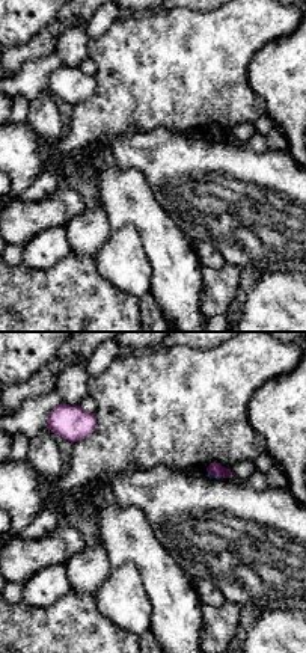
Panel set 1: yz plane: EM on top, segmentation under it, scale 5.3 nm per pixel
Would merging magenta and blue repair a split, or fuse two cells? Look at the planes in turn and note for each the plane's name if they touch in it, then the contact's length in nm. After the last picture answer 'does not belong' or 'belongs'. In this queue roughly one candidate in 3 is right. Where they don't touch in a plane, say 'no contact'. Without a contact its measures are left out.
yz | 80 nm

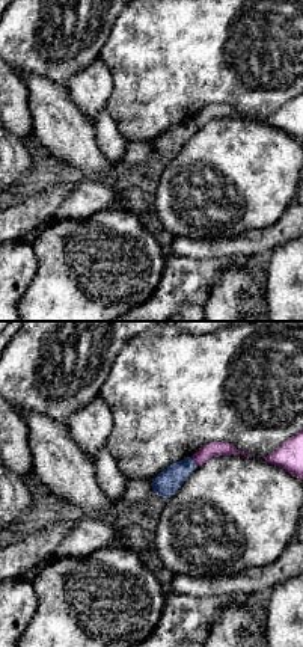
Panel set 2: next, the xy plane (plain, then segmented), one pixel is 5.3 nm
xy | 70 nm

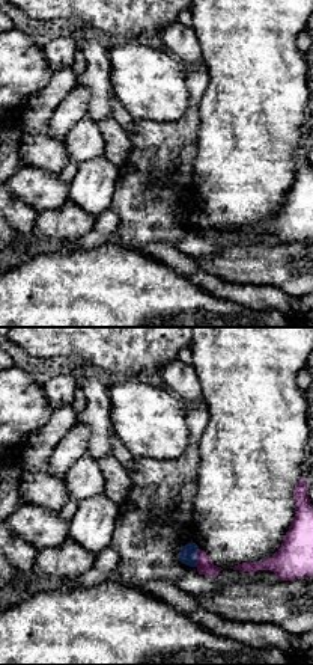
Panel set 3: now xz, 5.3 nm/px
xz | 100 nm

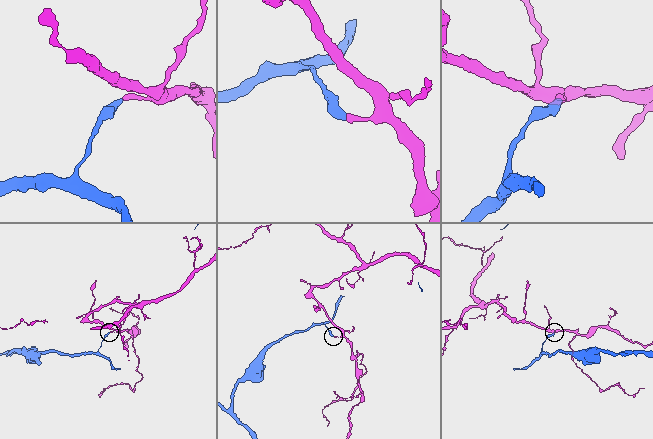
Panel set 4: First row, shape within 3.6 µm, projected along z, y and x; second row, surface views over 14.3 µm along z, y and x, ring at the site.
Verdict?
does not belong

